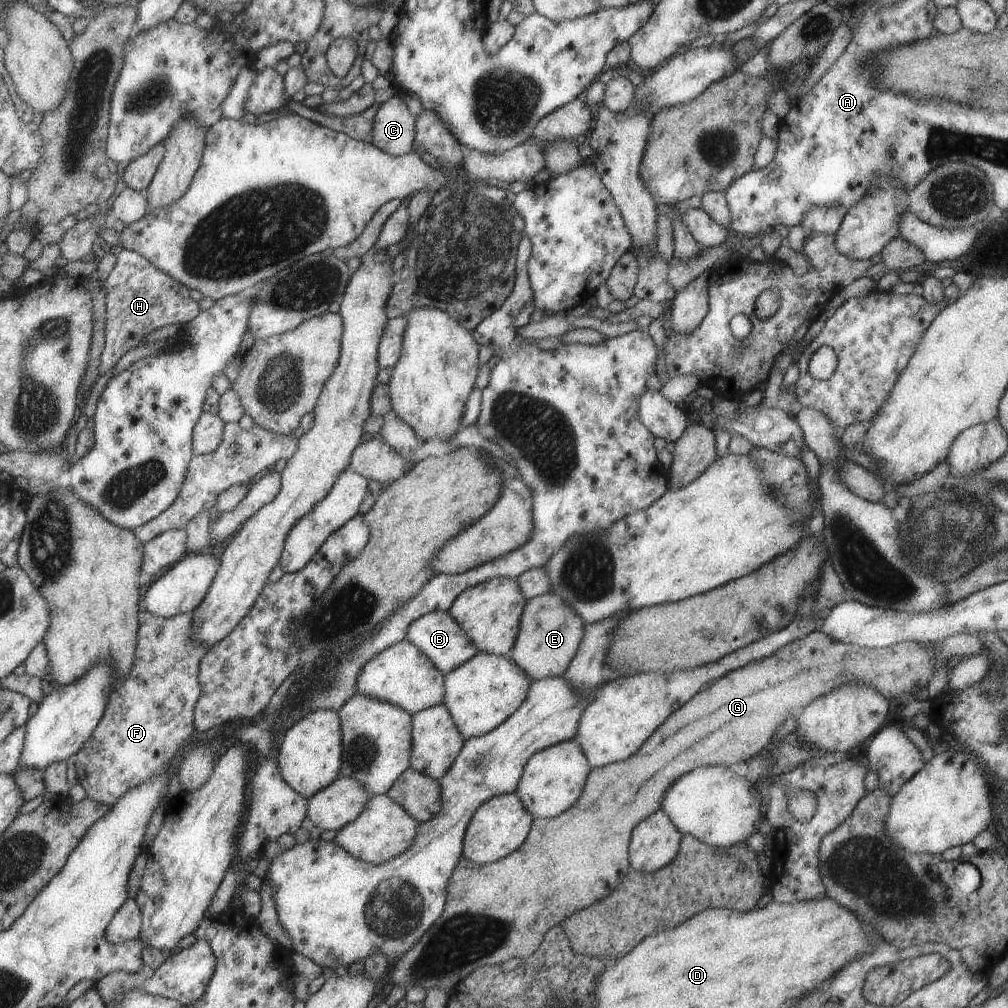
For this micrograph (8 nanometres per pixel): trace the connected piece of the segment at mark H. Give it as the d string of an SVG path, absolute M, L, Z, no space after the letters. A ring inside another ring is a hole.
M123 249L117 254L113 269L104 279L104 288L104 346L99 356L99 377L153 330L173 324L184 326L200 312L198 303L189 297L189 289L153 268L133 251Z

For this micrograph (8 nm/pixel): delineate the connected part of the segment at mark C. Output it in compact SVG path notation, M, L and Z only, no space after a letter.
M393 95L378 106L371 124L373 144L391 156L403 155L413 149L414 117L403 100Z

